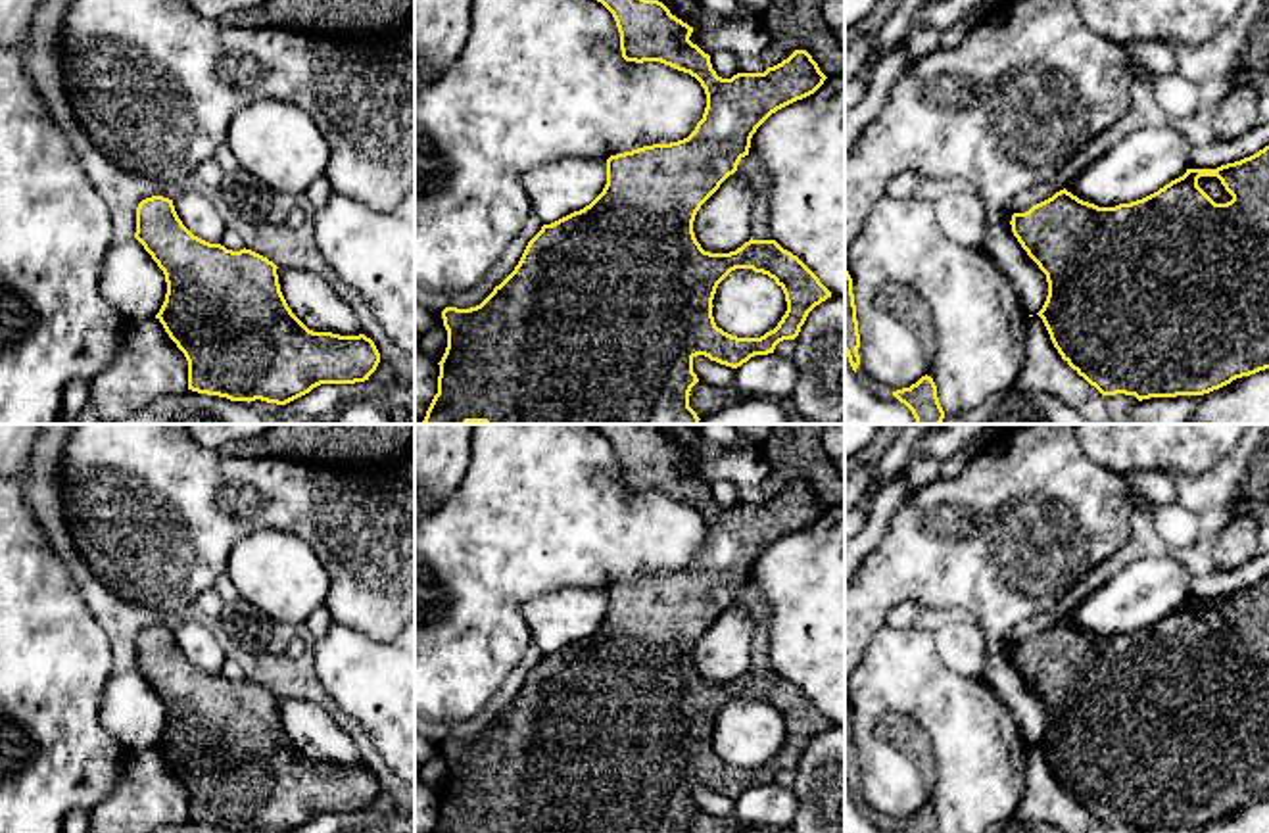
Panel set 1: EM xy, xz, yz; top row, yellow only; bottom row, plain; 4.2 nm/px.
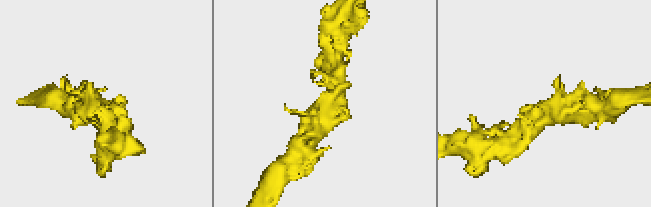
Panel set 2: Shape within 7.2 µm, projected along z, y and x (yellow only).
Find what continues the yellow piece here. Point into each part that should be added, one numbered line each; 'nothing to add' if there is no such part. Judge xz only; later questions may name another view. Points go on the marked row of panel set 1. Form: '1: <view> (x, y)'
nothing to add

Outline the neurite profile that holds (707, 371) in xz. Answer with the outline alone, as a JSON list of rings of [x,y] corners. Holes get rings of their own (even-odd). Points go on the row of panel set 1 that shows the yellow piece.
[[[705,355],[693,357],[693,372],[701,382],[720,386],[720,388],[731,386],[735,376],[735,369],[710,361]]]

